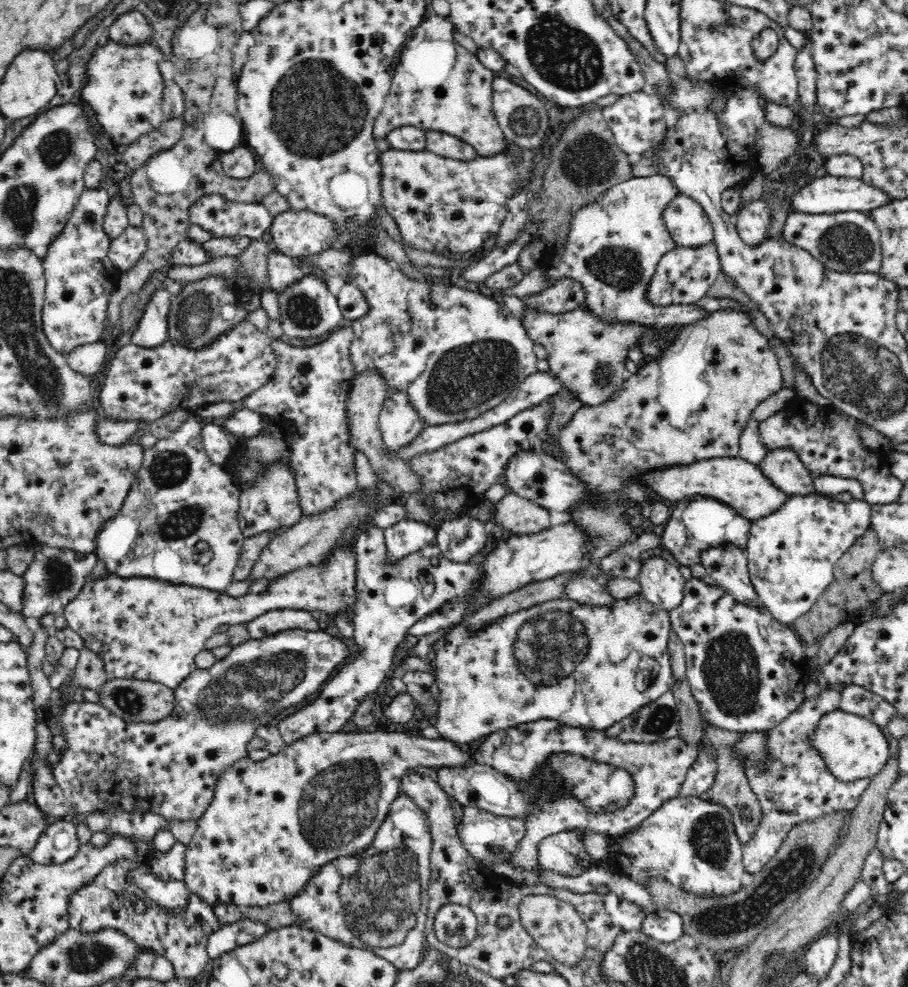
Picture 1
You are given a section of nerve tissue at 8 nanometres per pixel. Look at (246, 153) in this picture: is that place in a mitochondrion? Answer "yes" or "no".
no

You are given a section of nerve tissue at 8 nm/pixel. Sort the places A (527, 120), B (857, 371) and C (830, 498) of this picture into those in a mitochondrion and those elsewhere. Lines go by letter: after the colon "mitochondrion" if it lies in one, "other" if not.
A: mitochondrion
B: mitochondrion
C: other

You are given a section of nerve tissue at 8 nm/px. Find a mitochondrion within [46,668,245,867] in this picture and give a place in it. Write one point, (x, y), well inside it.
(128, 700)

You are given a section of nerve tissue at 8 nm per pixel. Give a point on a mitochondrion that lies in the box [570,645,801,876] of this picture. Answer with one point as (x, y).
(708, 837)

